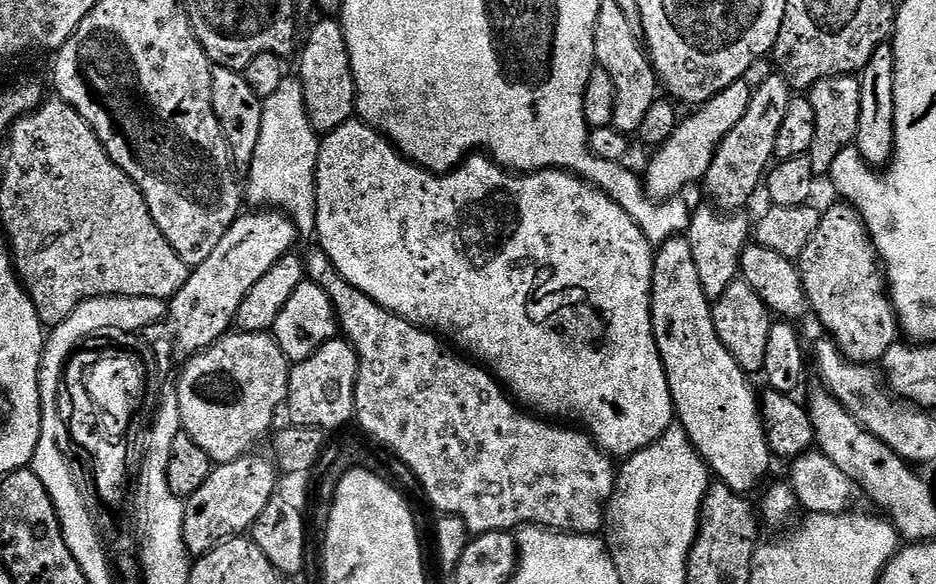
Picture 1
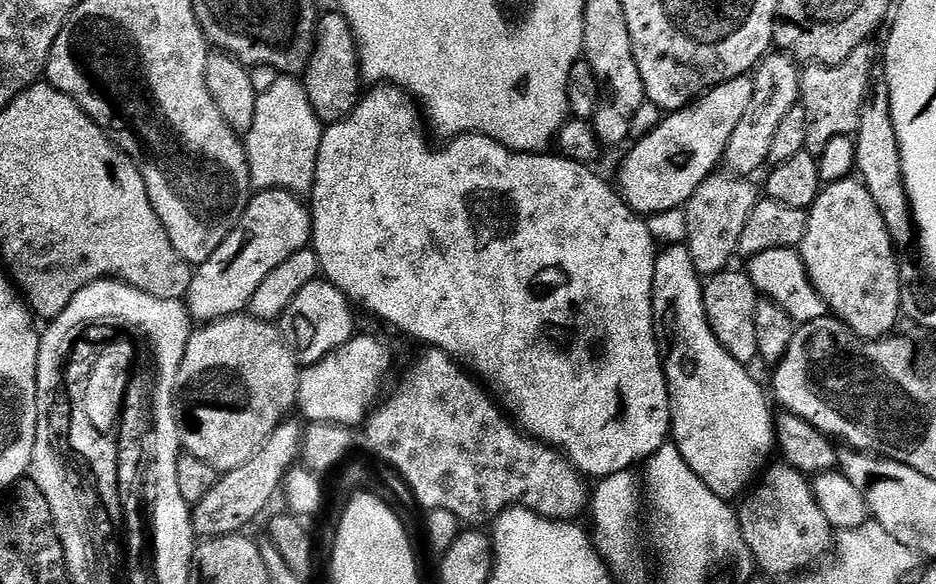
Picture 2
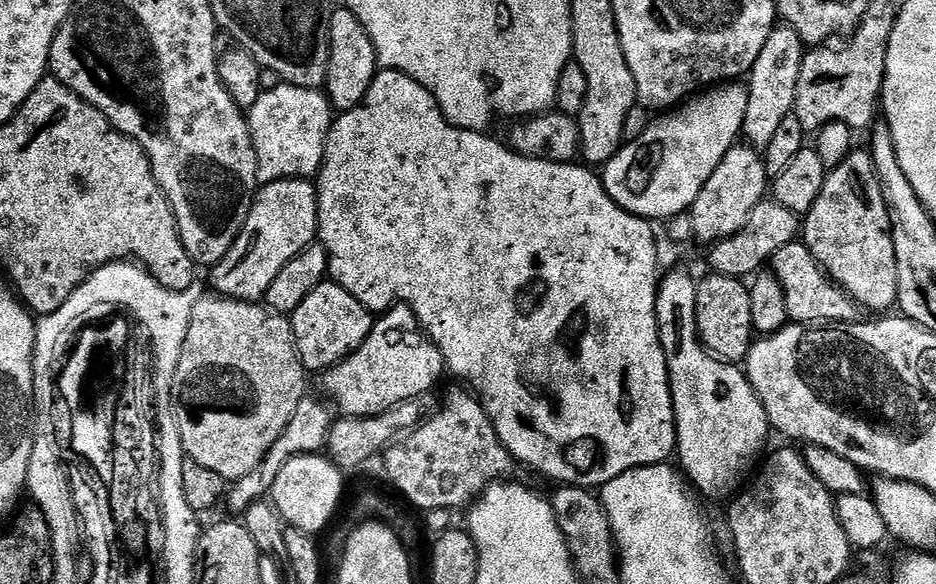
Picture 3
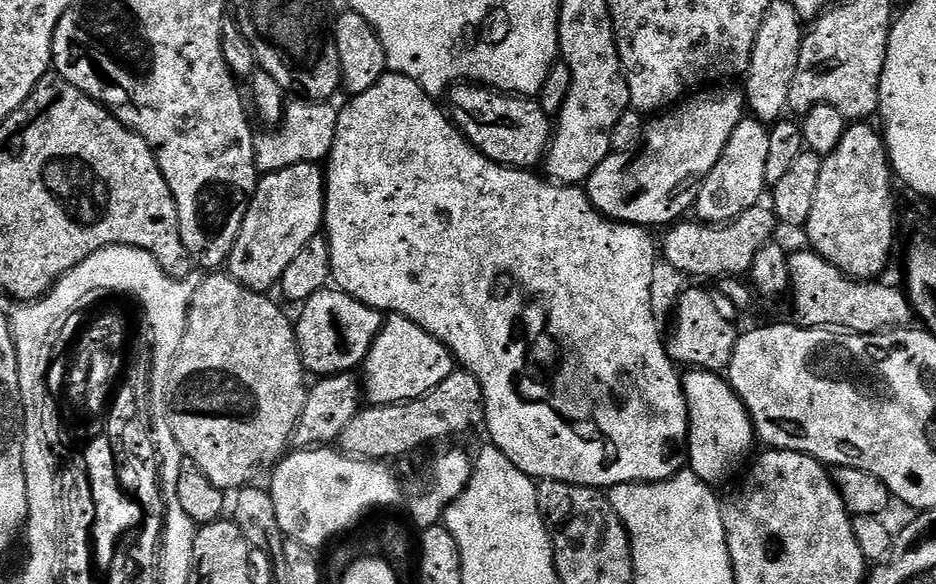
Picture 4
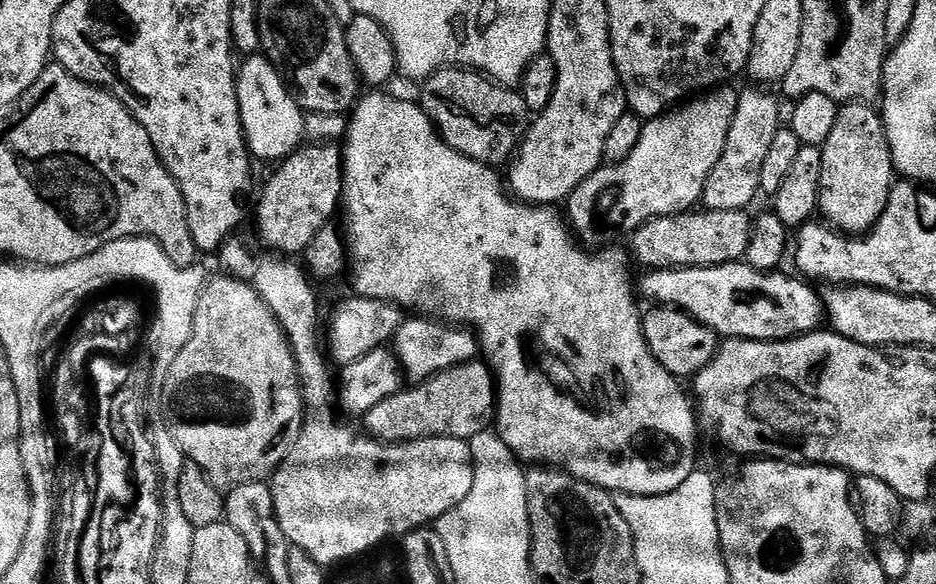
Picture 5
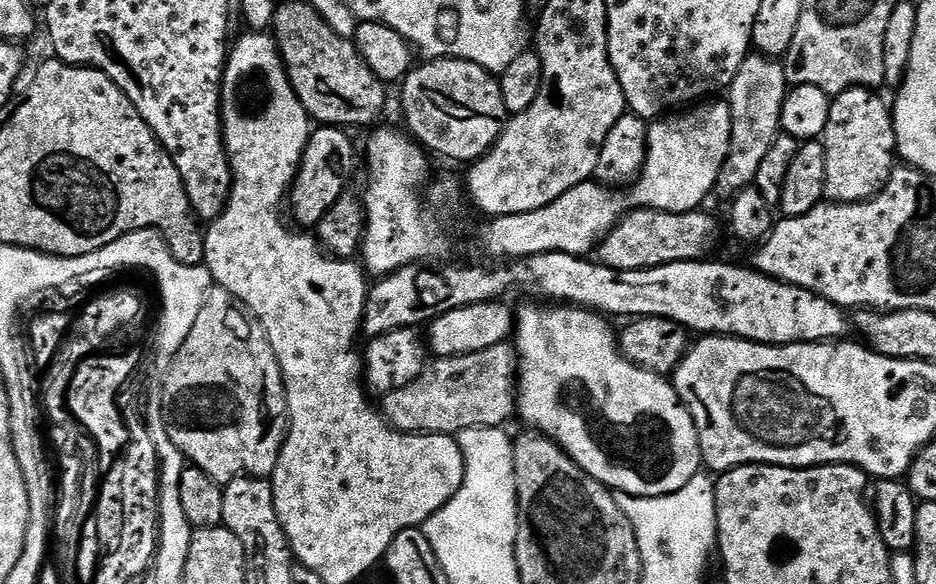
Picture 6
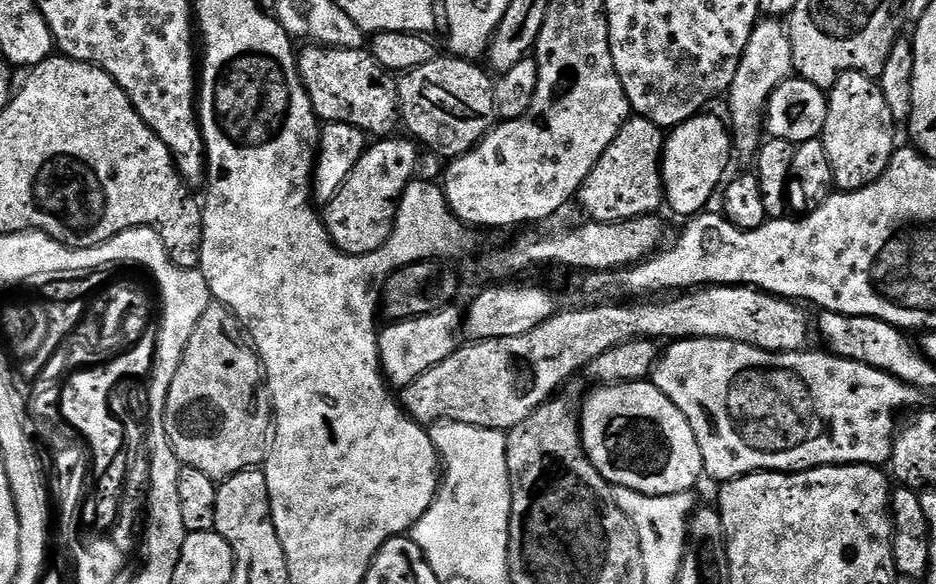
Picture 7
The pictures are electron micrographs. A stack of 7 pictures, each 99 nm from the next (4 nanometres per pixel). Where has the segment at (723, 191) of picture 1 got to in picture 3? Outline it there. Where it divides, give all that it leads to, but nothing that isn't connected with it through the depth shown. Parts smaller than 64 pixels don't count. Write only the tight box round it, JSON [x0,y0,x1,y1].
[742,26,806,150]

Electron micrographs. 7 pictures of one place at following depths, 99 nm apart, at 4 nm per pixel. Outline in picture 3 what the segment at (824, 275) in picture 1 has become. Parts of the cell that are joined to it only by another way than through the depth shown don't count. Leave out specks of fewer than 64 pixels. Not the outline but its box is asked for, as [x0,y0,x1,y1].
[802,151,898,314]

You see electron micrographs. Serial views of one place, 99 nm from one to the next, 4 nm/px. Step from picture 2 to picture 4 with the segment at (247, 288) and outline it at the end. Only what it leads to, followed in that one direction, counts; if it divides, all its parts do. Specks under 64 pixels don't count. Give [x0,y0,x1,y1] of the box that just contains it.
[226,163,326,293]

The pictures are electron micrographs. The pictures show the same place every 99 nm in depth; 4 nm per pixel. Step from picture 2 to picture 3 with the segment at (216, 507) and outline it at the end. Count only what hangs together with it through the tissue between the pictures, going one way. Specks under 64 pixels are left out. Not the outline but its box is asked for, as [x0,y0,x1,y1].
[226,394,334,514]

